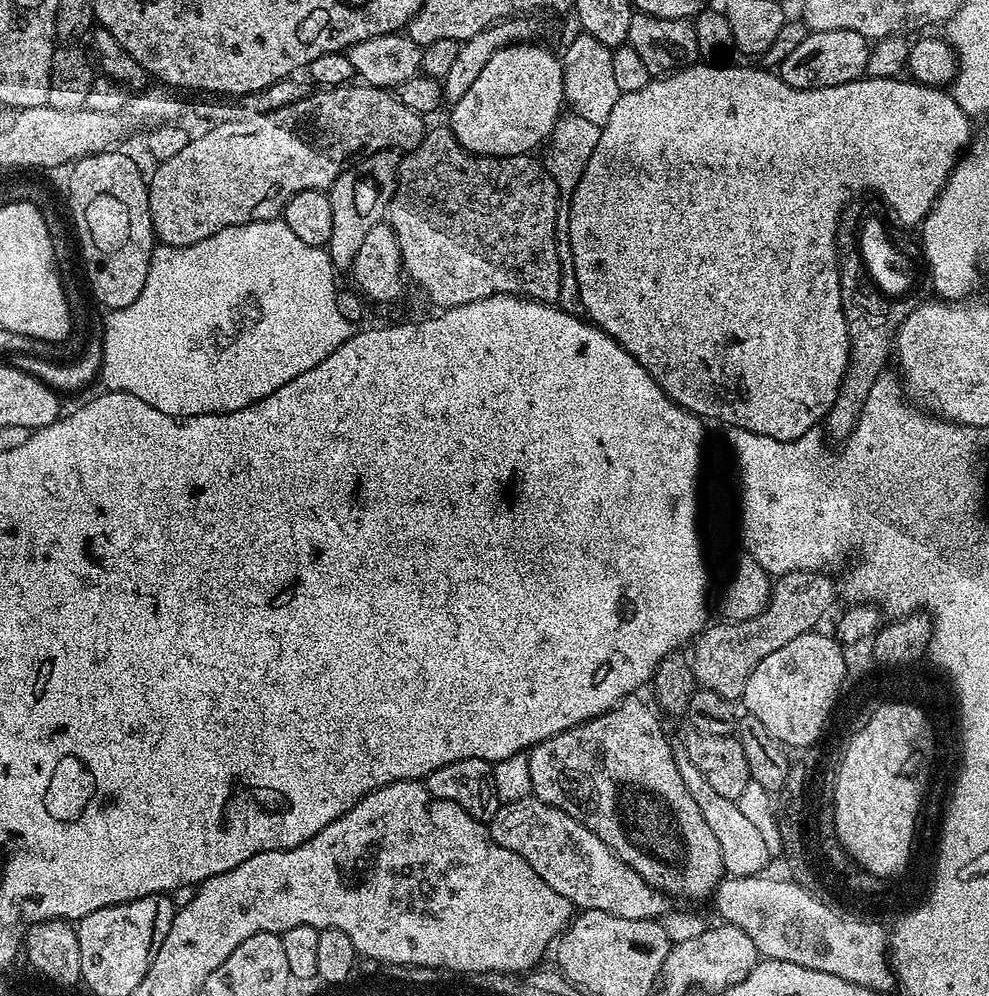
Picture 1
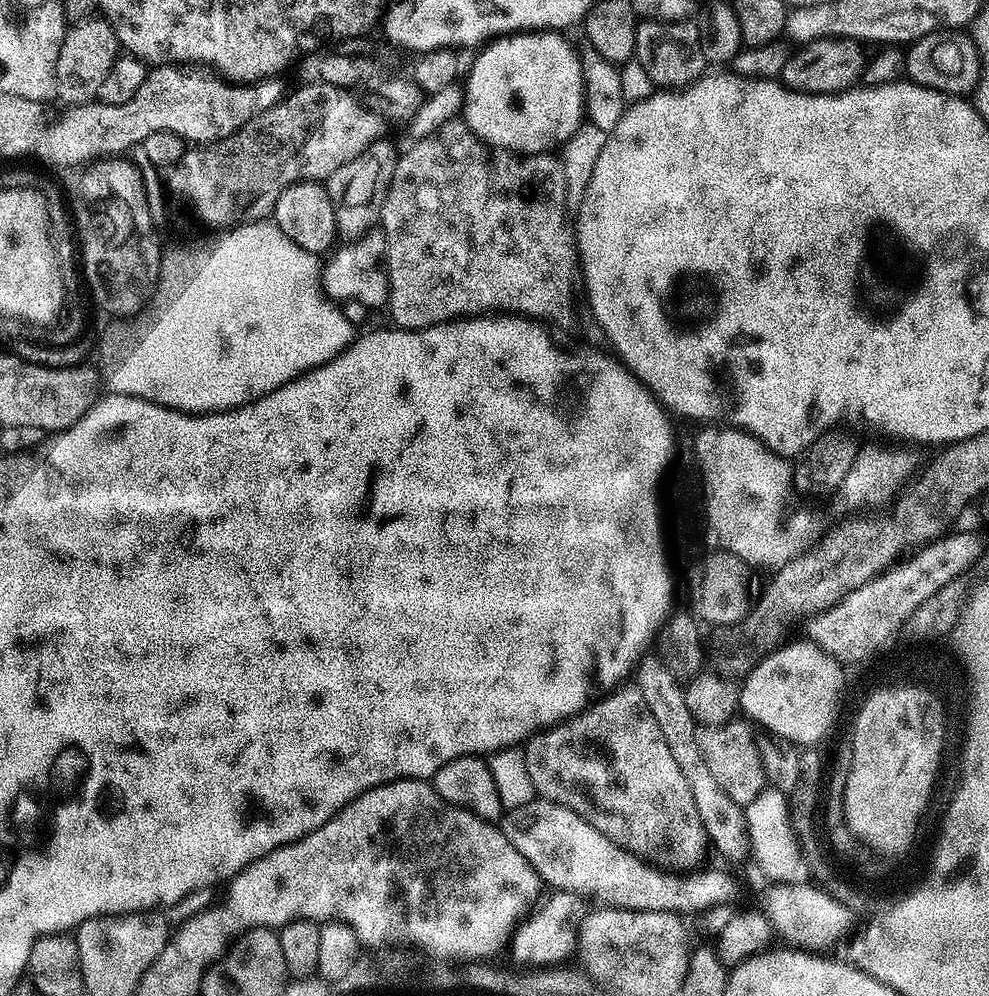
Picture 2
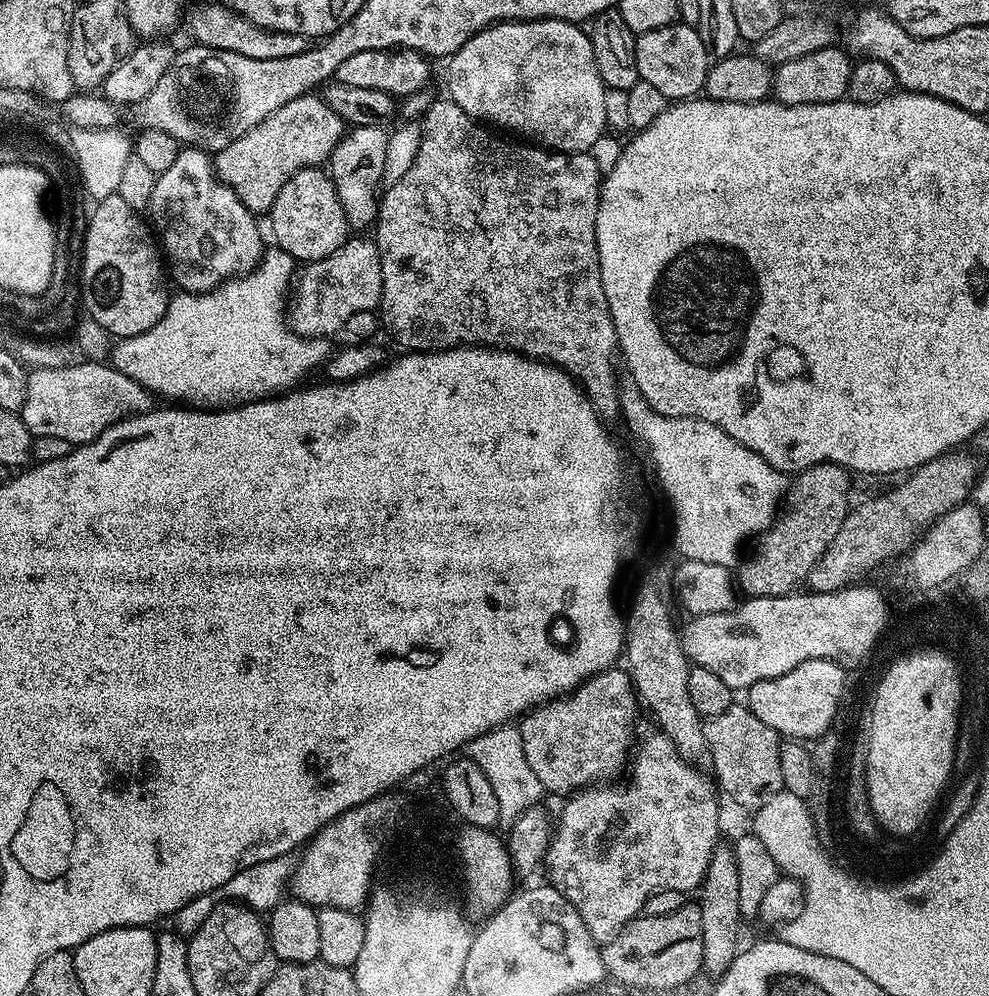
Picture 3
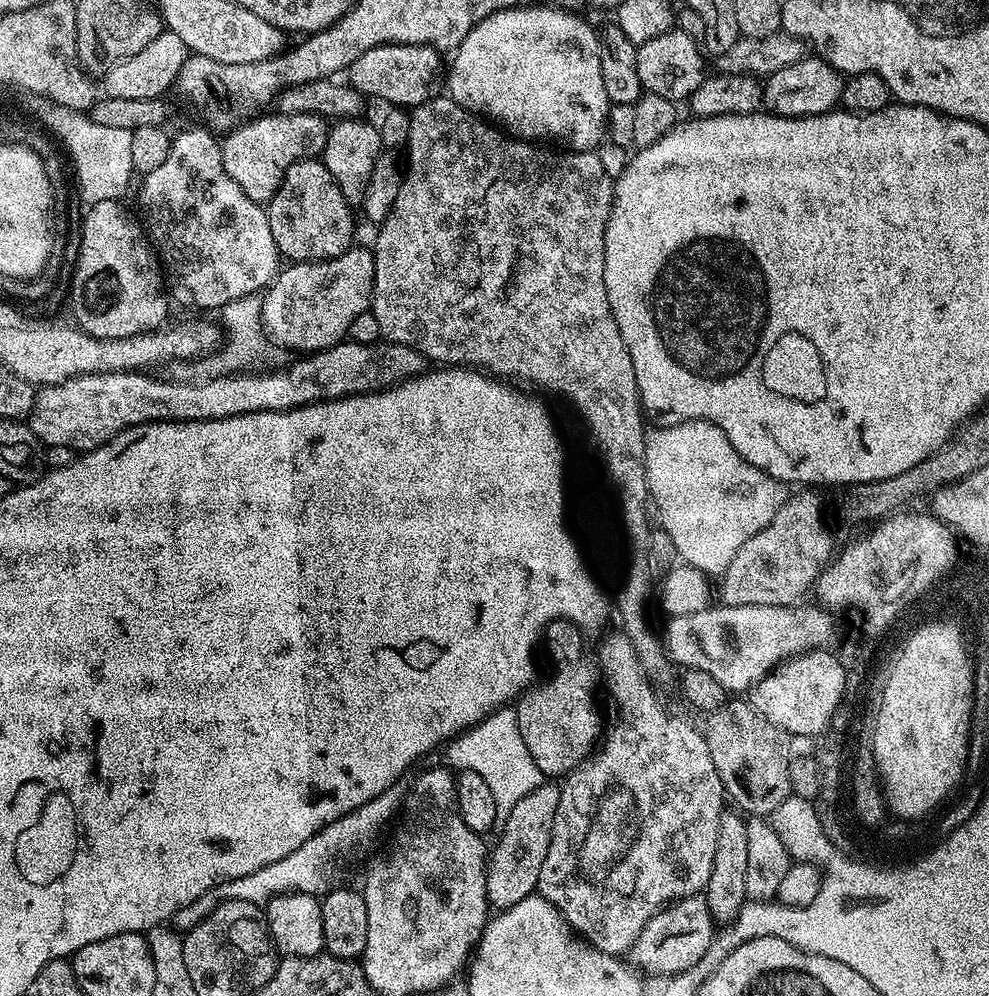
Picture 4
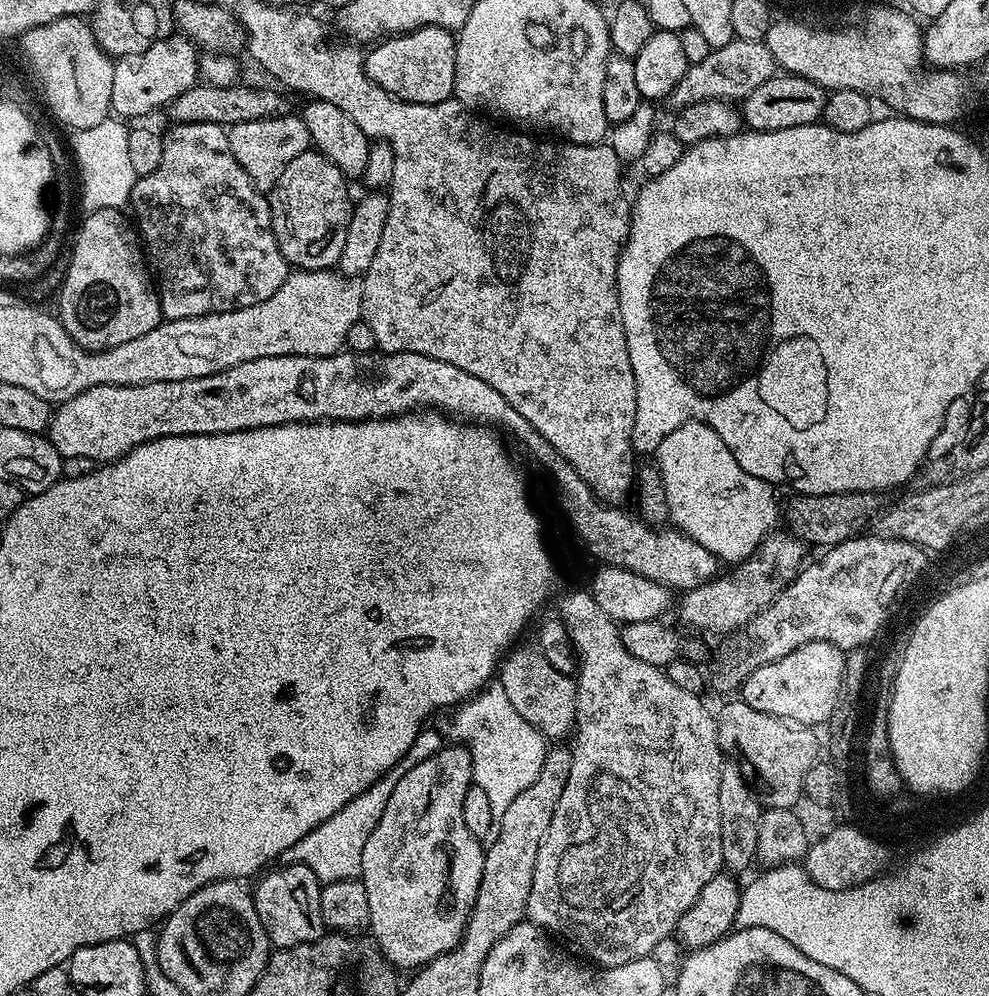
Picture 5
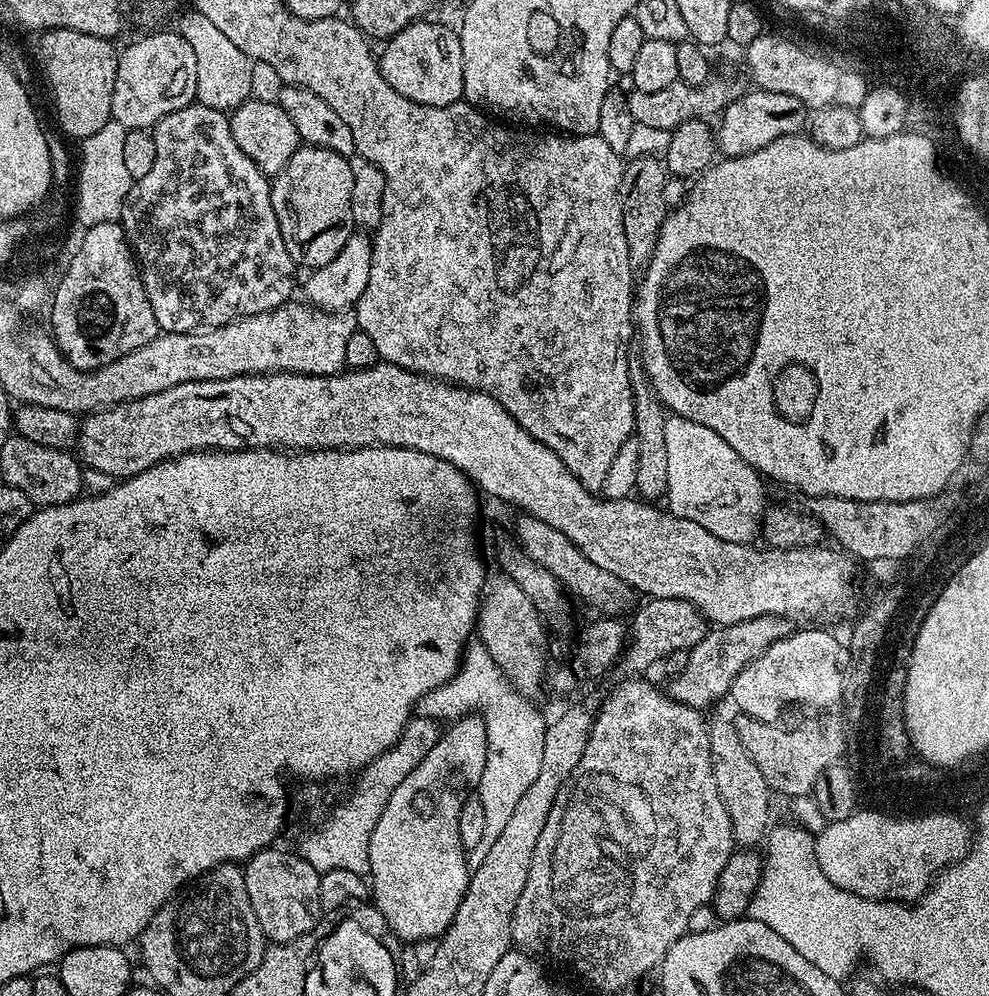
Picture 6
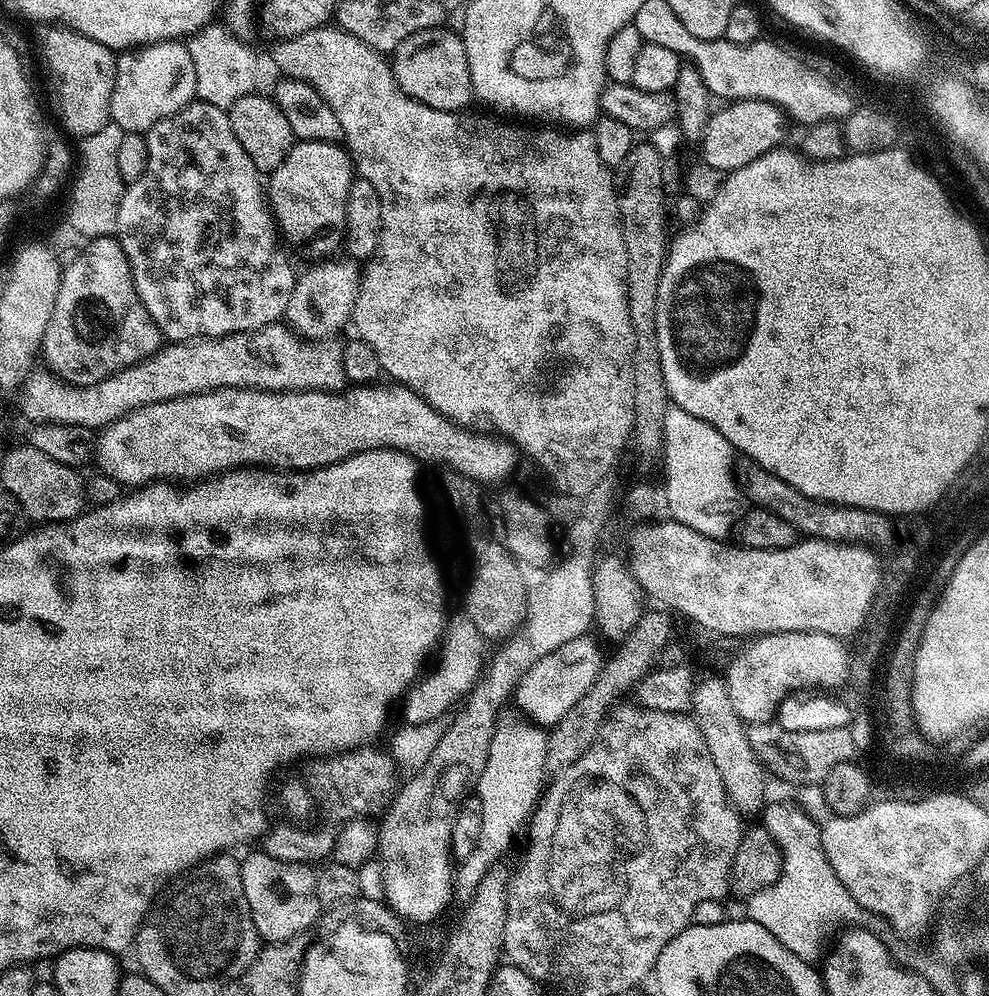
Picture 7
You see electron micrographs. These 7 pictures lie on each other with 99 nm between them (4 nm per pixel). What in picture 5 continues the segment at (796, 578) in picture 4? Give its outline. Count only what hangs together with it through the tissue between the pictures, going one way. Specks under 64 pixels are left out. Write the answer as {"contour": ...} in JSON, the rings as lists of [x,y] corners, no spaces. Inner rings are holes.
{"contour":[[[791,534],[776,535],[769,535],[753,555],[735,565],[732,576],[722,574],[697,588],[687,589],[680,600],[681,622],[696,632],[732,632],[749,624],[796,577],[805,563],[803,540]]]}

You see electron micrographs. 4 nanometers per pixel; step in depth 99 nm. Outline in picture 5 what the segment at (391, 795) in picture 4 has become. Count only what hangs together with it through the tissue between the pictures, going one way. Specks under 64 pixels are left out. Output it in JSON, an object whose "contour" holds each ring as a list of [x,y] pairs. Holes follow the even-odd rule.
{"contour":[[[425,726],[421,728],[418,738],[414,738],[414,746],[406,750],[406,754],[394,767],[391,768],[381,779],[370,786],[358,797],[351,799],[349,803],[338,810],[337,814],[322,822],[310,834],[306,834],[298,842],[286,850],[283,854],[285,863],[304,864],[312,870],[321,883],[330,881],[359,879],[362,866],[362,851],[369,837],[382,818],[386,810],[386,803],[390,800],[395,786],[408,770],[418,766],[426,758],[433,756],[438,749],[445,747],[446,741],[435,727]]]}

